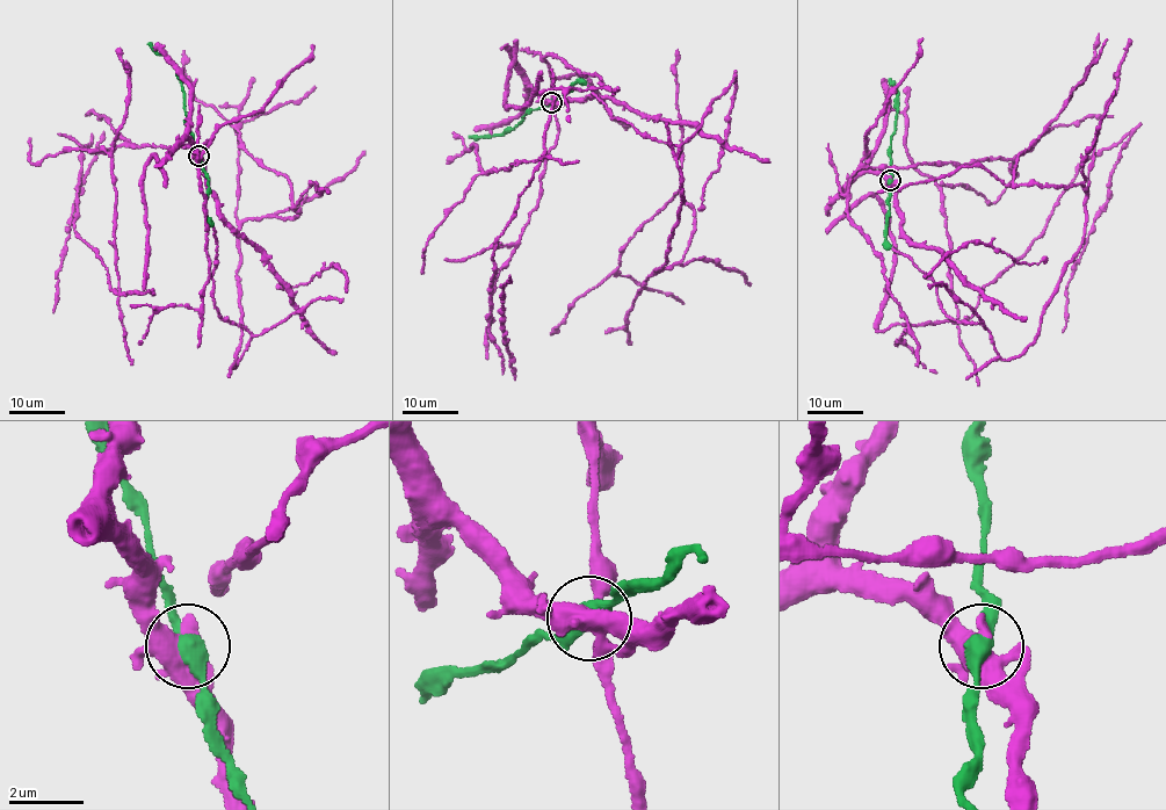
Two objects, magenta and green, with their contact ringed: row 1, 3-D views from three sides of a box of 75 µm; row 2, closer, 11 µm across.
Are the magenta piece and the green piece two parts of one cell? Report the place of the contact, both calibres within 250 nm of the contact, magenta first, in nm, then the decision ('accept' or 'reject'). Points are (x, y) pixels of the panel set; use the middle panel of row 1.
at (551, 102); 480 nm thick on the magenta side, 400 nm on the other; accept

